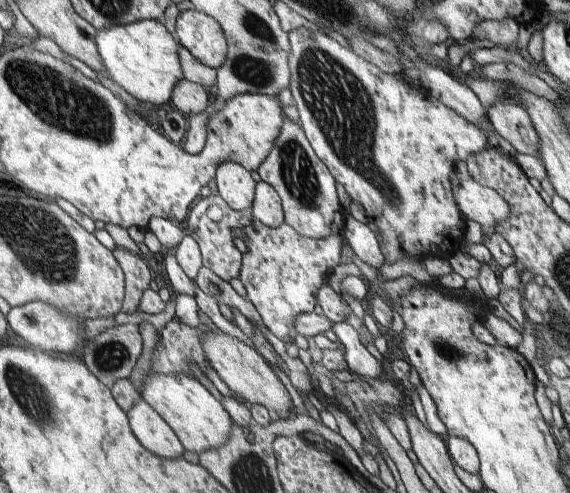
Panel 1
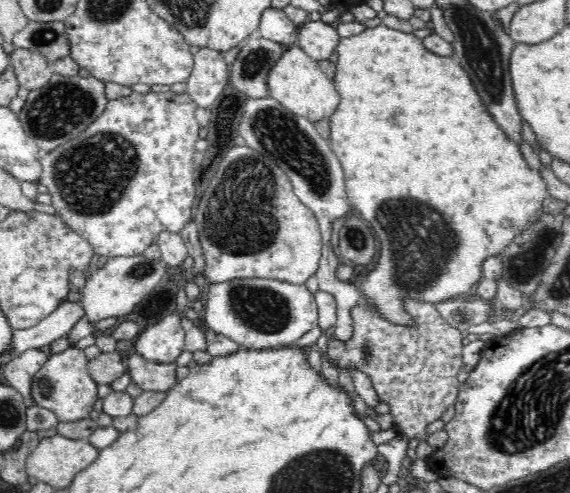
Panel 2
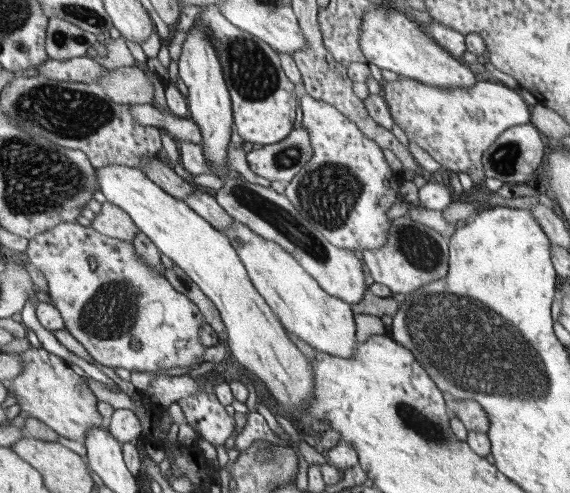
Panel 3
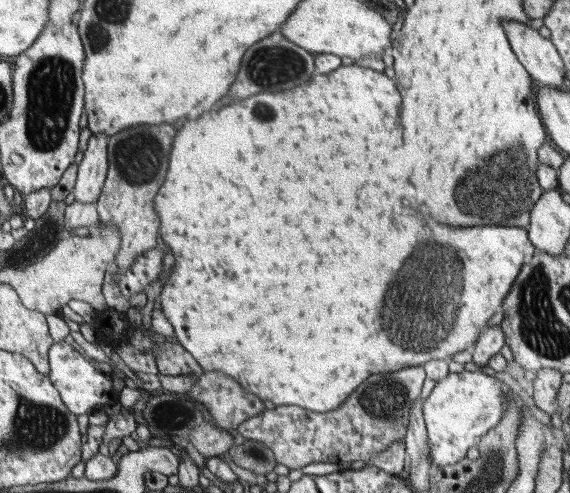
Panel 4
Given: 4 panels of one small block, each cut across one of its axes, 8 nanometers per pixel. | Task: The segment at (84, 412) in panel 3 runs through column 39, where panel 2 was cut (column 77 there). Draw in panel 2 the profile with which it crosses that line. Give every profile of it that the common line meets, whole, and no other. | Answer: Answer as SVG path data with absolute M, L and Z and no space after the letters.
M66 348L48 355L42 368L38 368L35 380L30 384L30 394L34 404L52 411L58 421L77 421L89 416L94 410L97 398L97 385L87 369L88 358L84 350Z

